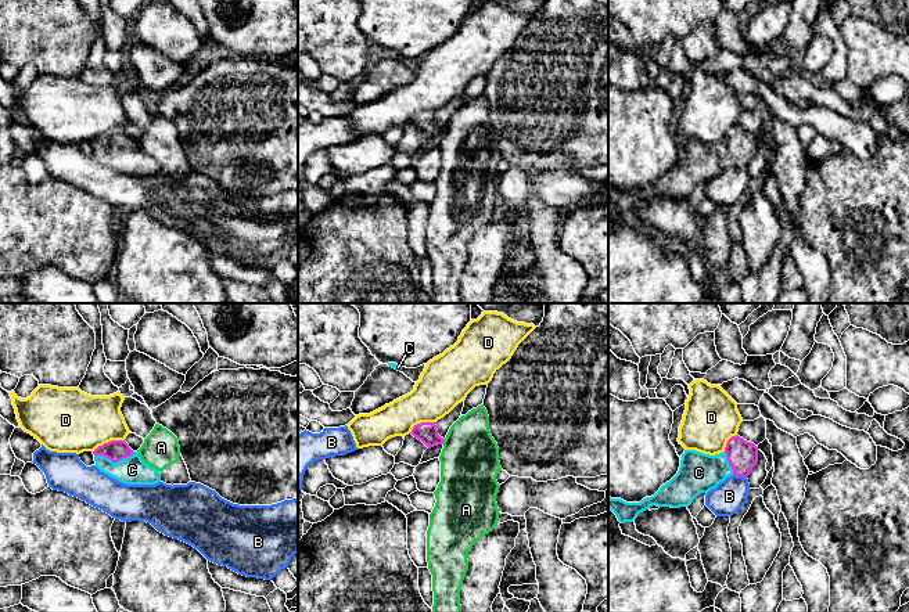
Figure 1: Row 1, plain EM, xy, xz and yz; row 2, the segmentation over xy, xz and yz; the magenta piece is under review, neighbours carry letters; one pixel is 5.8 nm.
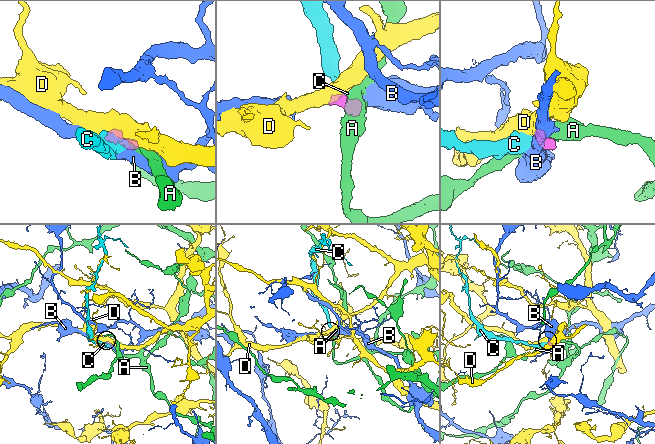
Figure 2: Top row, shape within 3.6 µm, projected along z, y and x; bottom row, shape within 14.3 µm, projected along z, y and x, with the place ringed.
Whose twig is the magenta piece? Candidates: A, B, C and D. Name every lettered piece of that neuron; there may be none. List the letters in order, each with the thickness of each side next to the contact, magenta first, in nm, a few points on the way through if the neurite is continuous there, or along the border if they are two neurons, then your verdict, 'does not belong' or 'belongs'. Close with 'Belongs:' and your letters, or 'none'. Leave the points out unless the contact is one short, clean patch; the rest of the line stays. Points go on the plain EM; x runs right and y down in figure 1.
A: 120/340 nm | along xz (445, 129), (442, 133) | does not belong
B: 180/190 nm | does not belong
C: 120/160 nm | across xy (115, 140), (114, 152), (122, 152), (132, 159) | belongs
D: 120/360 nm | along xy (124, 129), (104, 132), (93, 141) | does not belong
Belongs: C

